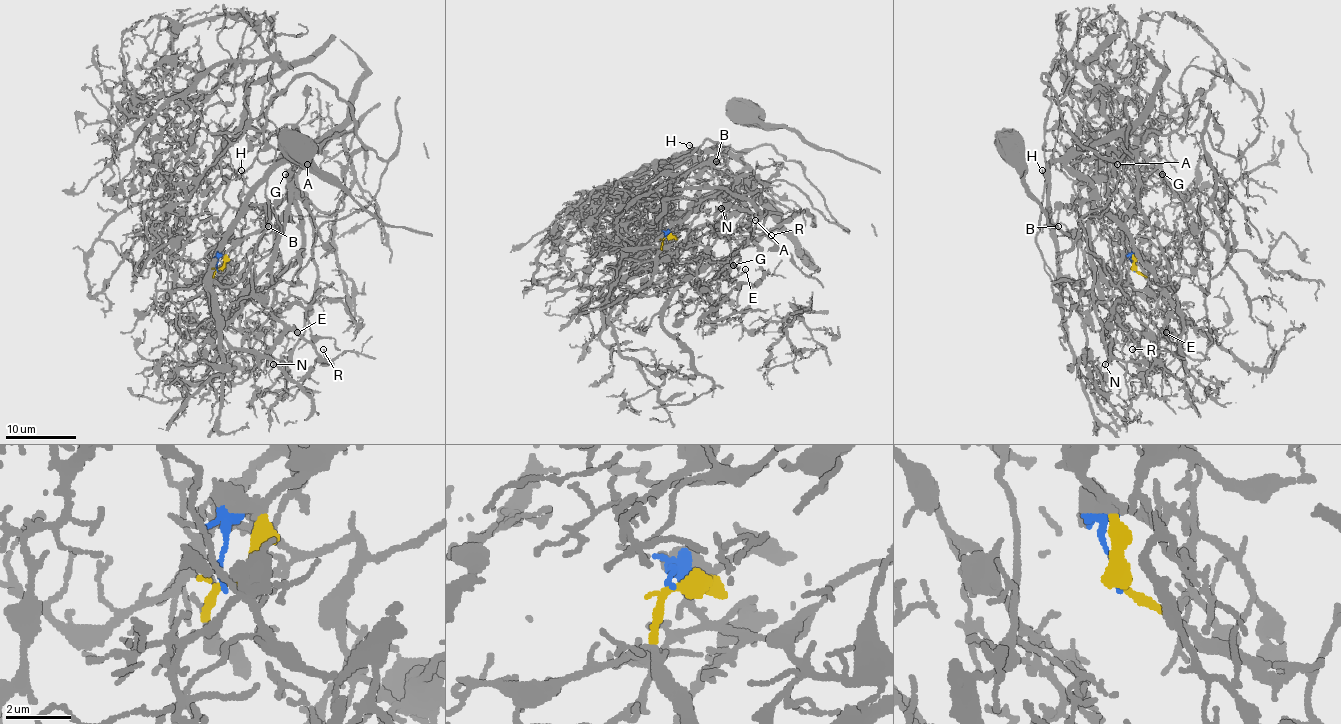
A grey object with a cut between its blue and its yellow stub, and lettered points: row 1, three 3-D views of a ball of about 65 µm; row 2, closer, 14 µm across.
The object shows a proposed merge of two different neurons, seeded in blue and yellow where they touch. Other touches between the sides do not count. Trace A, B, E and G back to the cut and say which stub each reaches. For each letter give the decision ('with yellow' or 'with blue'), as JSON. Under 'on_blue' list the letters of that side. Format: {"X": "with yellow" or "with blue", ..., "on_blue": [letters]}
{"A": "with blue", "B": "with blue", "E": "with yellow", "G": "with yellow", "on_blue": ["A", "B"]}

